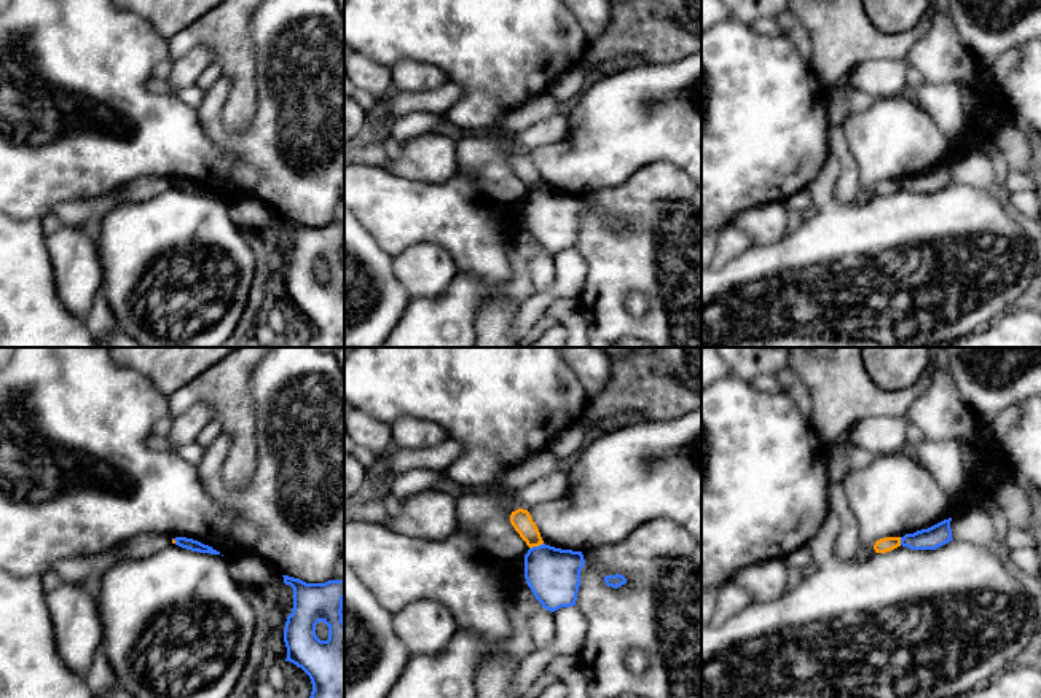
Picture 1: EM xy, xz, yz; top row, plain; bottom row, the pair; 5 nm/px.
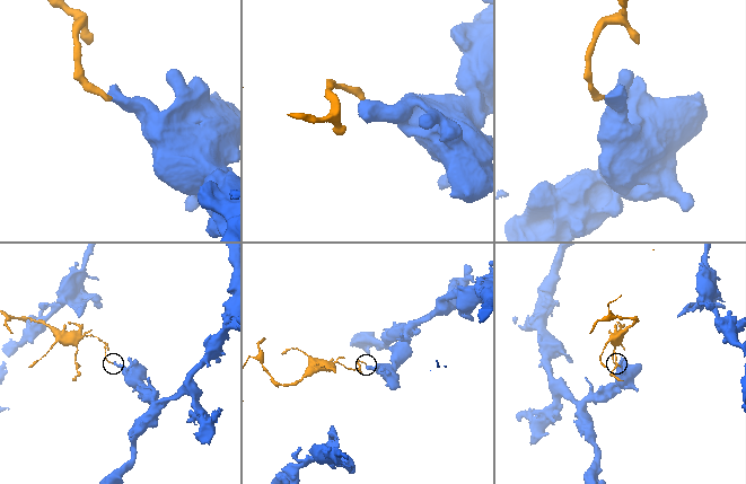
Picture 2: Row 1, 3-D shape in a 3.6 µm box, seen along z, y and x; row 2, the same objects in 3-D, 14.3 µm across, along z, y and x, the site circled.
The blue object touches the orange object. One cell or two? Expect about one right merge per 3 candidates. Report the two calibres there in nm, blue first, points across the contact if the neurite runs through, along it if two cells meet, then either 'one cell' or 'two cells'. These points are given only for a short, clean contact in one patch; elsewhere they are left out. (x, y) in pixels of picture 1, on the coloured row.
280/100 nm | along xz (542, 542), (530, 548) | two cells

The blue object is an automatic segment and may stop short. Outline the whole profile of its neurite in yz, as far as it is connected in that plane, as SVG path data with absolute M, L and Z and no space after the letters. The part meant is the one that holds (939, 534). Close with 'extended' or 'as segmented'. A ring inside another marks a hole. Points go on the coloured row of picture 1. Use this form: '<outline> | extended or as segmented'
M952 518L944 520L928 529L905 534L904 537L901 537L901 545L910 550L936 550L953 540L950 521Z | as segmented

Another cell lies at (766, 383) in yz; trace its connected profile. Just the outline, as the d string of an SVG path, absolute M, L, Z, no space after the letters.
M762 374L751 381L751 386L754 389L768 392L768 394L778 394L783 392L783 384L778 381L776 376Z

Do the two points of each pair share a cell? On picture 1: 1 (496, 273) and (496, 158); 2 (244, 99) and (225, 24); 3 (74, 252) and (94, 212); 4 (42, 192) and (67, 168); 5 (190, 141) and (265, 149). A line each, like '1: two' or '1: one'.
1: two
2: one
3: two
4: one
5: two

